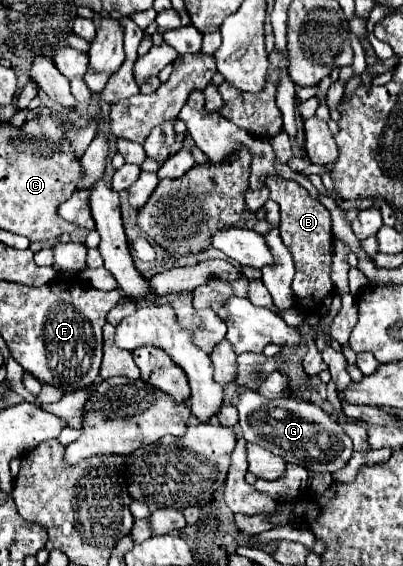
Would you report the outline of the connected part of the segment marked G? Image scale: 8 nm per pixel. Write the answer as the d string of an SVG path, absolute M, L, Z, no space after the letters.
M225 385L225 405L235 405L239 411L239 425L243 429L243 437L249 443L257 443L269 449L275 455L281 455L285 461L305 467L313 473L335 473L343 469L351 455L351 439L339 423L327 415L319 405L307 401L295 401L293 397L267 401L261 393L253 393L249 389L237 393L237 385Z

